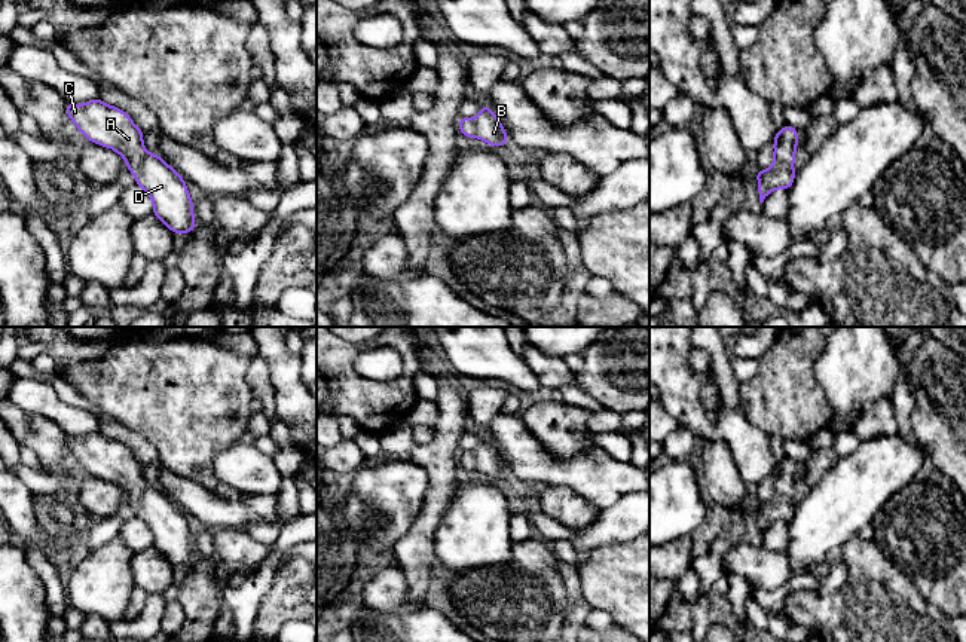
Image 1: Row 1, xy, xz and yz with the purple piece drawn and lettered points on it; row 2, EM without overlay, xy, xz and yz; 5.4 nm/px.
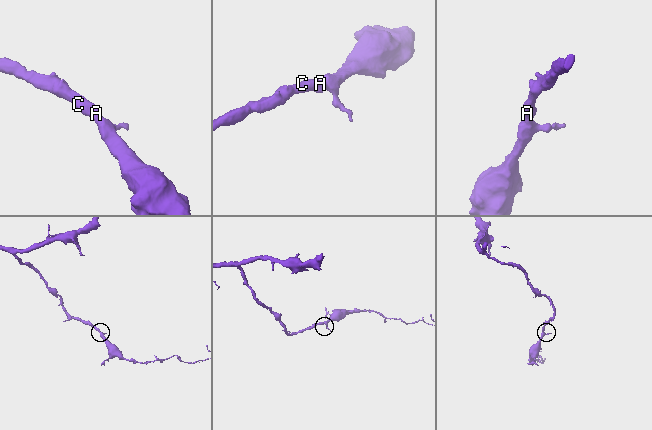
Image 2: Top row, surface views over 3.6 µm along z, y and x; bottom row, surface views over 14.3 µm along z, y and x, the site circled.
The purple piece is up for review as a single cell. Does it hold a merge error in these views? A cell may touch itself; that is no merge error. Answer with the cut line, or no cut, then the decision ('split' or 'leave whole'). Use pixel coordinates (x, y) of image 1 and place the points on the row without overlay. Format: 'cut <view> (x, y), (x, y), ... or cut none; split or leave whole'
cut none; leave whole

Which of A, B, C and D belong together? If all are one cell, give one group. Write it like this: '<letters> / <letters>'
A B C D

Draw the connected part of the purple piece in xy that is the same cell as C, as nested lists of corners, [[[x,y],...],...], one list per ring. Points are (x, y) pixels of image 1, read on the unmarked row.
[[[100,431],[83,437],[64,435],[67,449],[95,477],[117,484],[134,507],[135,517],[153,534],[156,548],[171,565],[189,566],[198,559],[186,513],[158,486],[149,486],[144,465],[131,449]]]

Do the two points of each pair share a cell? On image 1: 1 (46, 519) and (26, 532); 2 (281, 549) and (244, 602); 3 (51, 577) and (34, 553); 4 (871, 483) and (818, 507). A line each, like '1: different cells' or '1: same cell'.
1: different cells
2: same cell
3: same cell
4: same cell

